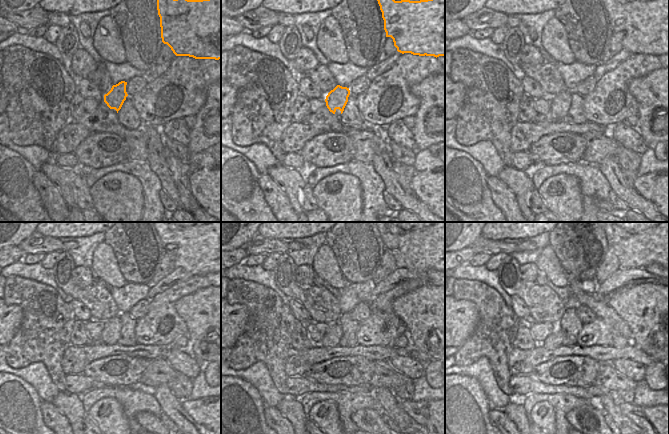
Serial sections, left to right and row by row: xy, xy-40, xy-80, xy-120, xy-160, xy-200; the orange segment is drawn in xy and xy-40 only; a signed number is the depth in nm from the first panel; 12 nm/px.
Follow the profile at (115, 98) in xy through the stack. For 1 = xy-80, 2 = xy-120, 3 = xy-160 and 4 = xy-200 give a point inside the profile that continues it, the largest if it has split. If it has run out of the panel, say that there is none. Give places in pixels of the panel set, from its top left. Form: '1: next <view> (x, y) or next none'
1: next xy-80 (562, 100)
2: next xy-120 (113, 325)
3: next xy-160 (328, 340)
4: next xy-200 (552, 341)

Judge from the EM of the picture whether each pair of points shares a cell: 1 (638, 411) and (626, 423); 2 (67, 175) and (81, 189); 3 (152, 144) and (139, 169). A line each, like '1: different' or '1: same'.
1: different
2: different
3: different

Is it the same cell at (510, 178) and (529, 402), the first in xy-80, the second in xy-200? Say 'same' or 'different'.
different

